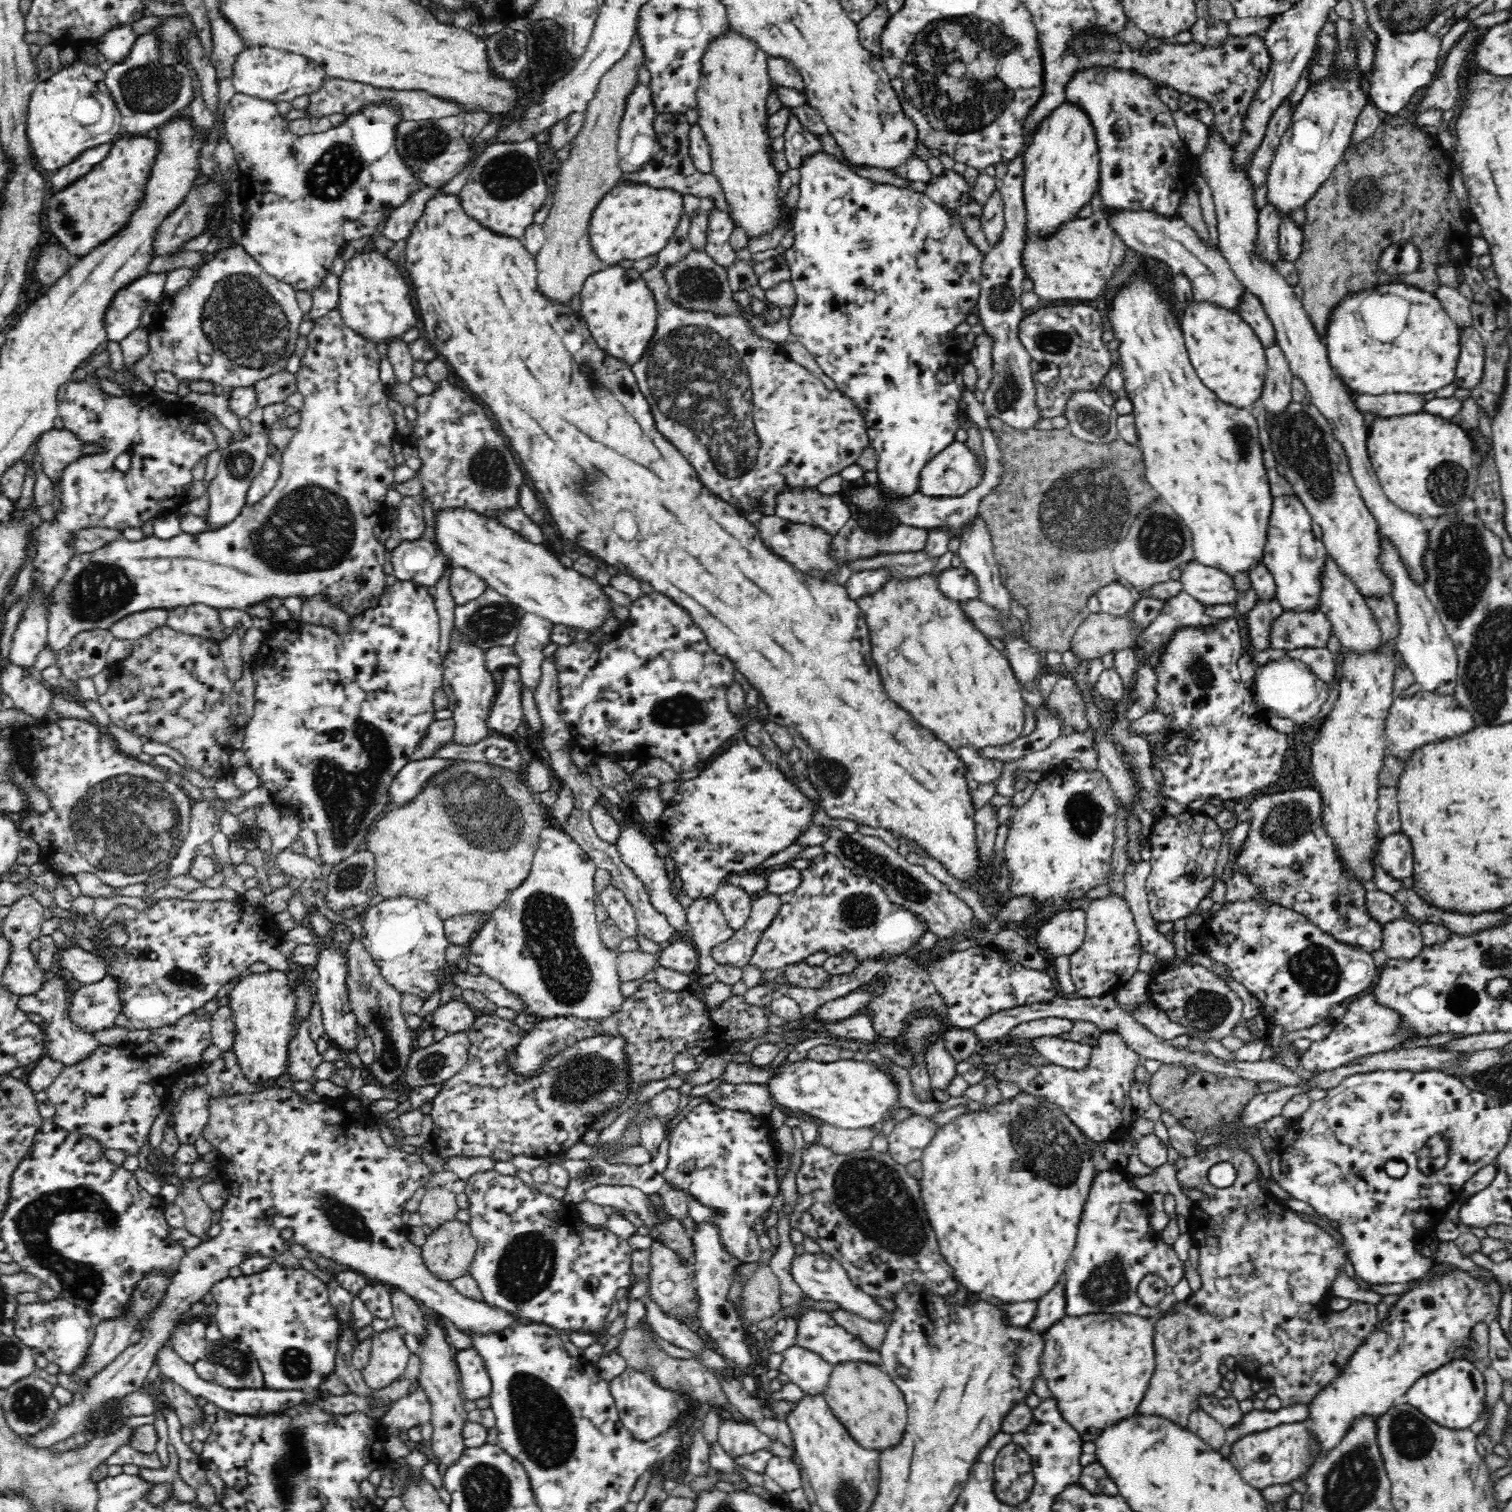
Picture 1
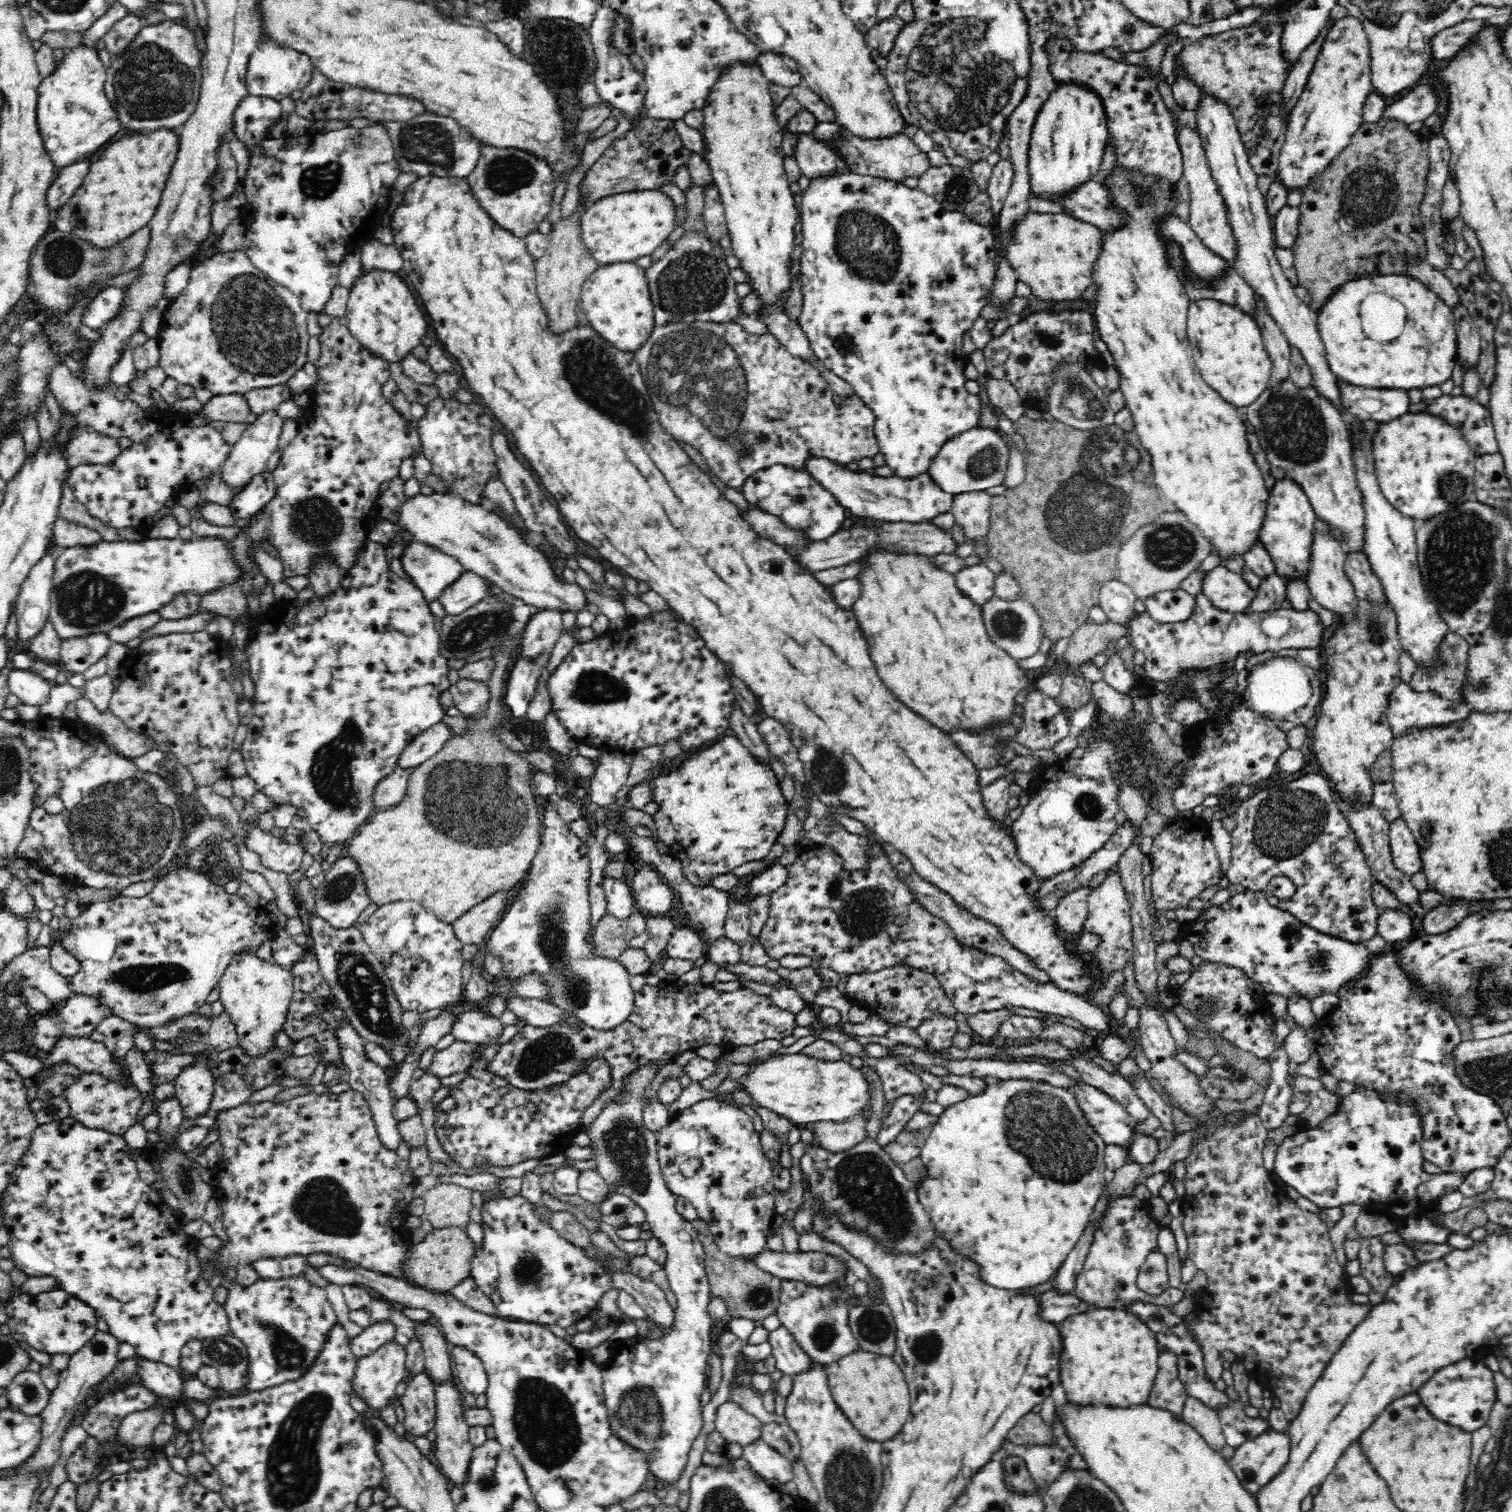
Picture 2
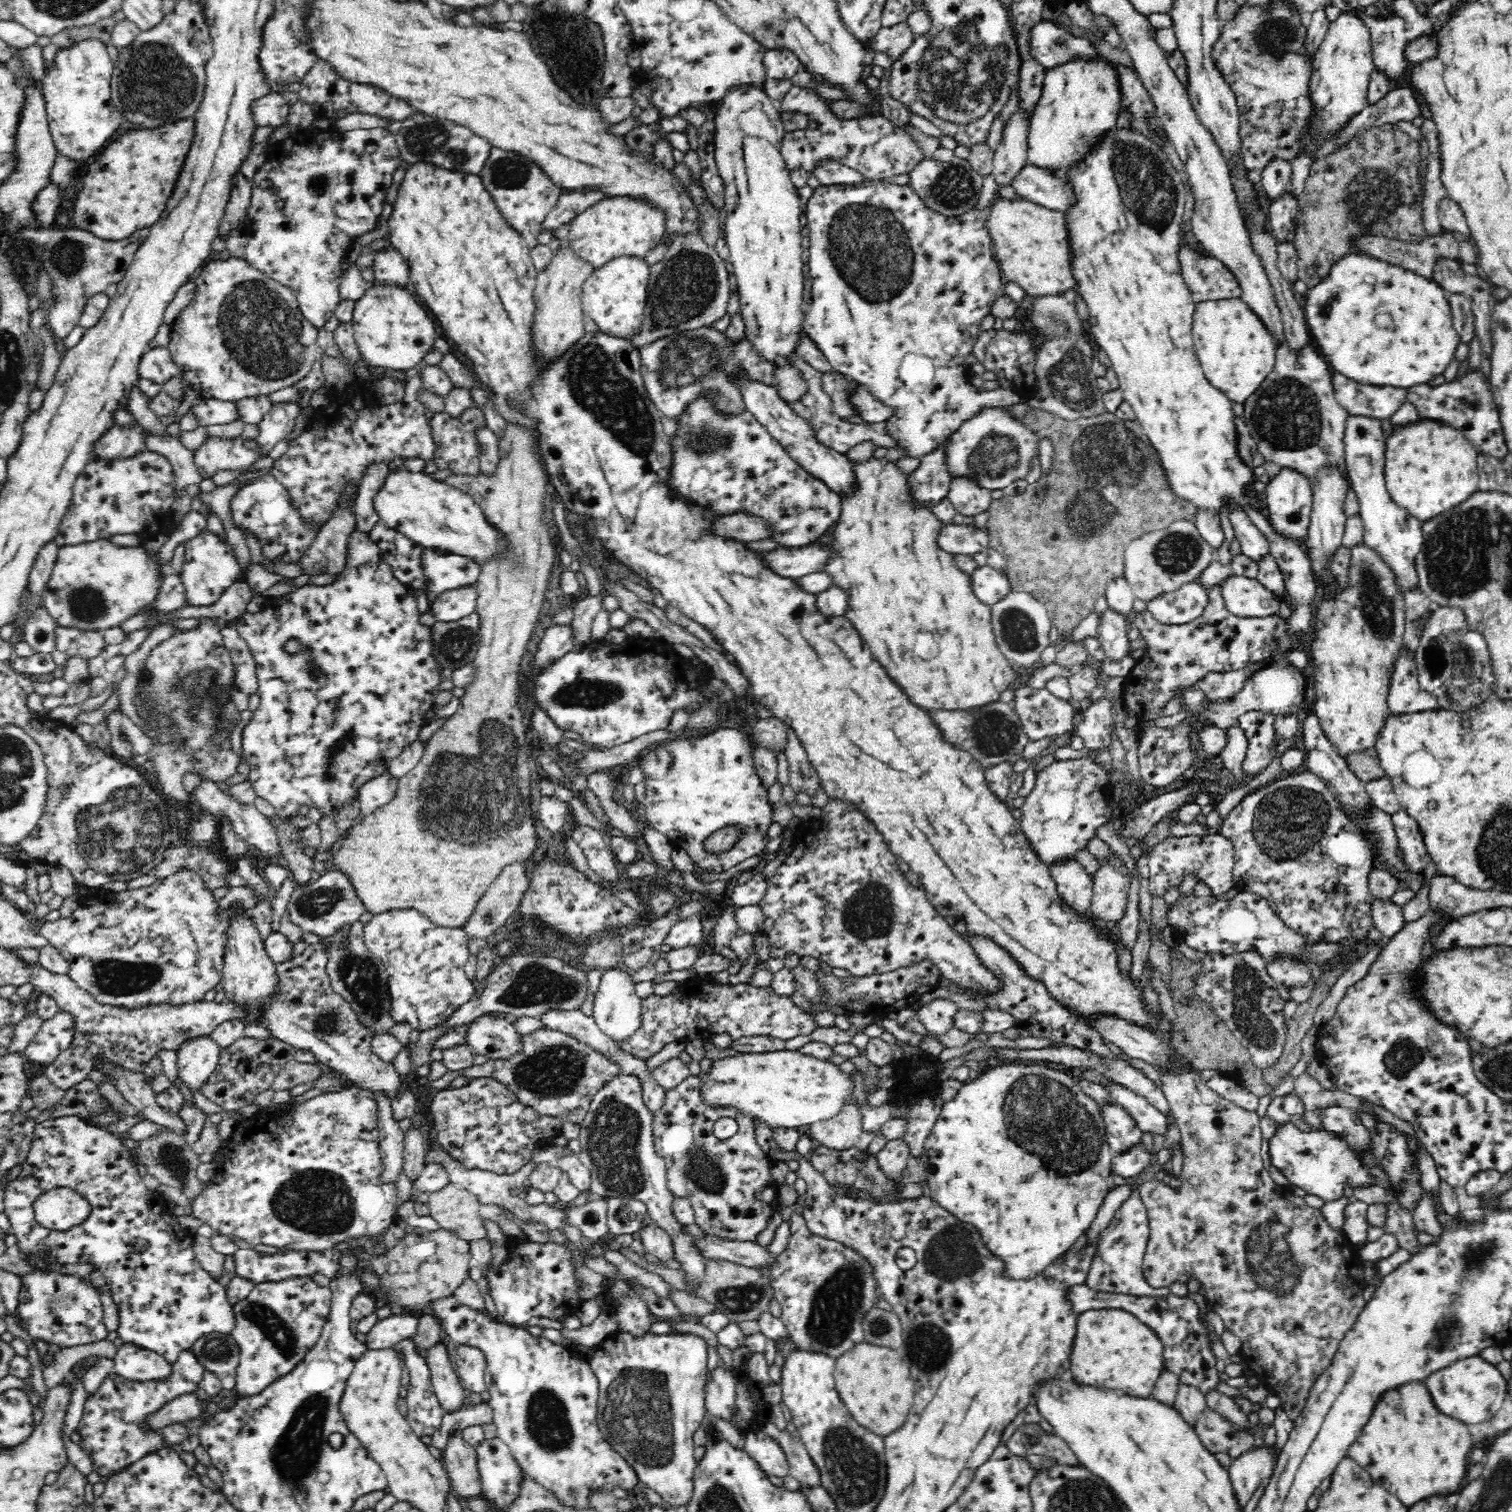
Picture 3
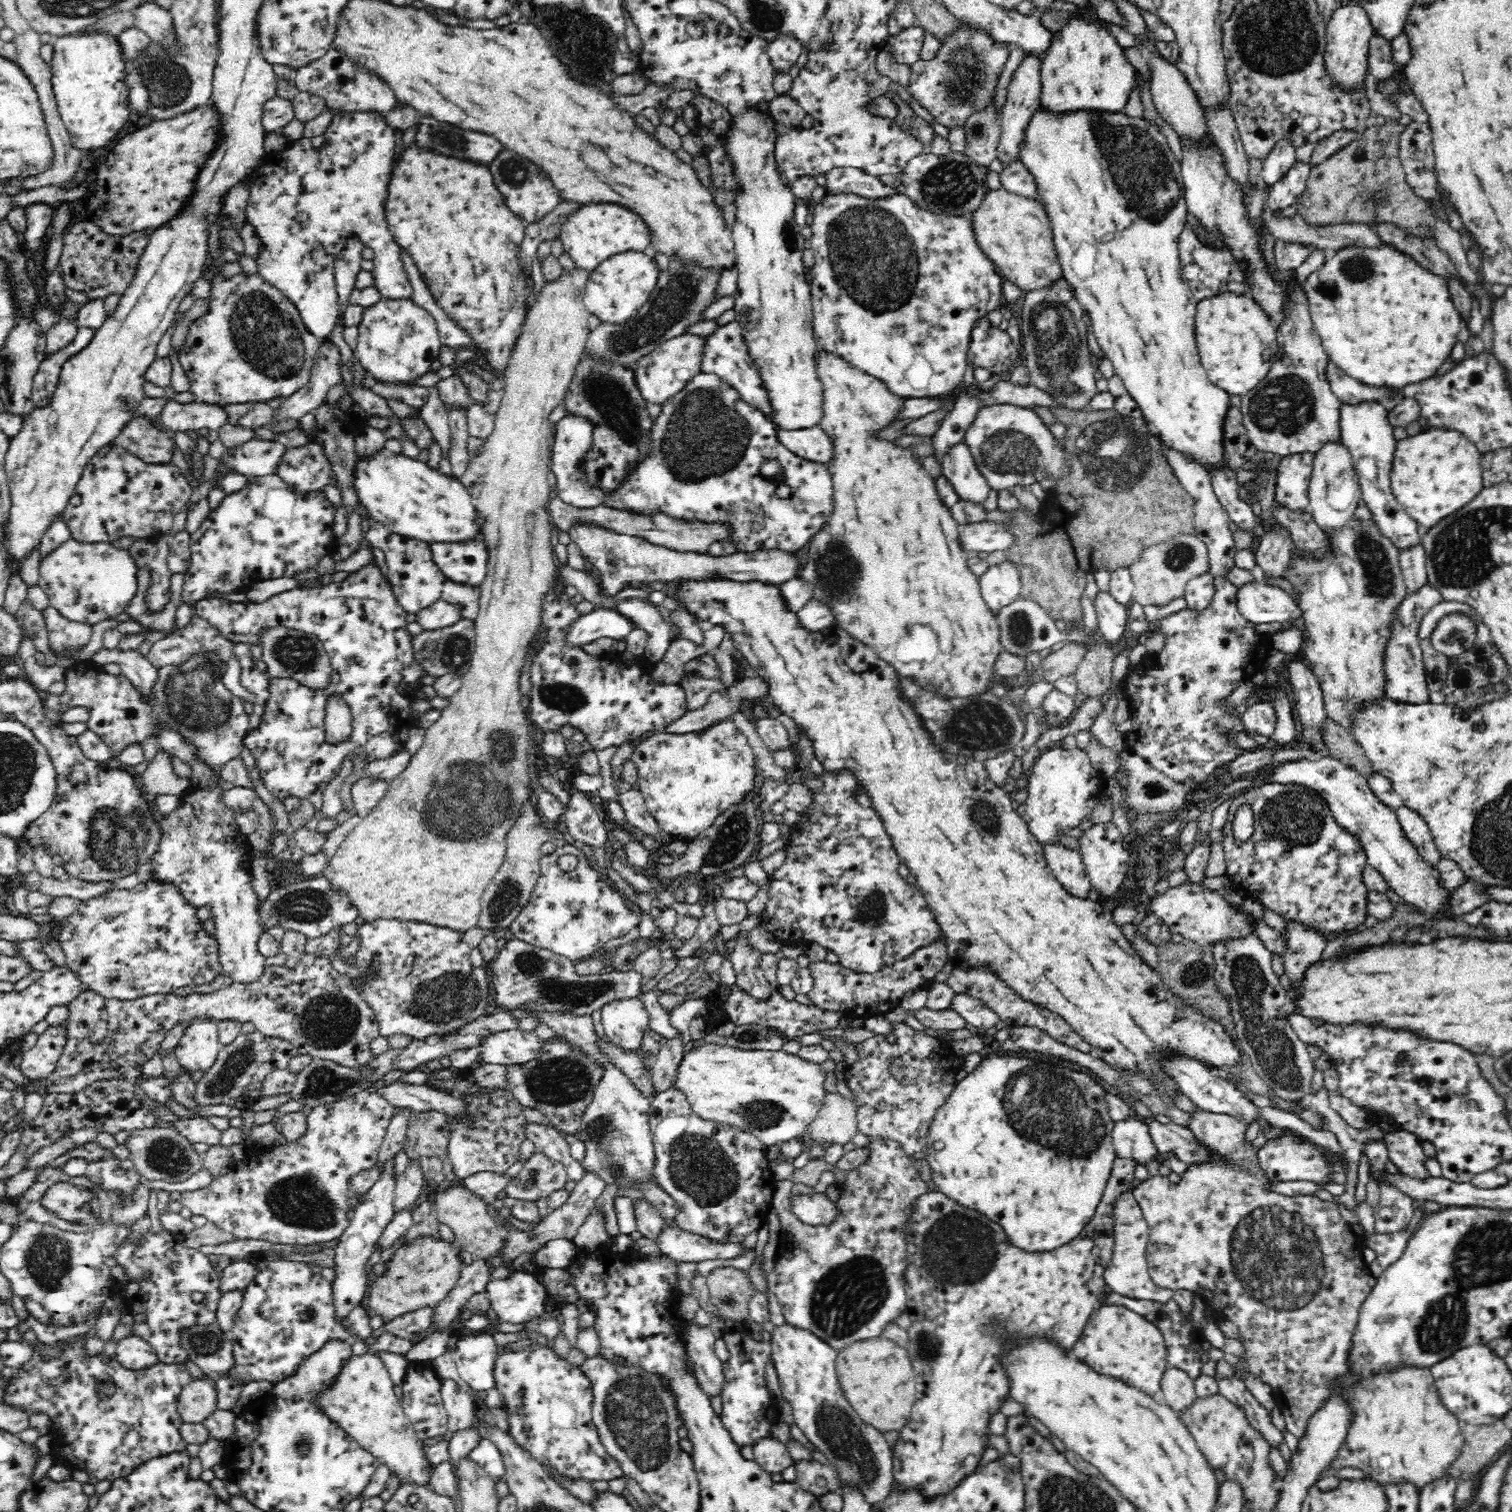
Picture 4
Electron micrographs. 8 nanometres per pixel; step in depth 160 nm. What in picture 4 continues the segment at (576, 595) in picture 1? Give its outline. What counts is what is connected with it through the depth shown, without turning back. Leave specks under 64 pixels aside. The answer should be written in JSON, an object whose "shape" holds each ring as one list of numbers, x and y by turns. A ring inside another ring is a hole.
{"shape":[[384,450,370,454,356,455,351,474,351,486,358,496,358,502,364,506,375,521,379,521,388,531,422,542,462,542,476,536,482,536,476,524,476,508,467,488,452,475,446,476,432,469,425,459,410,458,402,454,384,454]]}

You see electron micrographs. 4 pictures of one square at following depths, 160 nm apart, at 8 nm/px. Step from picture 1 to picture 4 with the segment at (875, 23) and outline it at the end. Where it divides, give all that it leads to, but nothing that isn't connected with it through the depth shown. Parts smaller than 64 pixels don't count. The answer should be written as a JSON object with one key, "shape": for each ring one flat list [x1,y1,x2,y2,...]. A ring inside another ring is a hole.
{"shape":[[916,24,890,36,889,46,894,50,896,63,911,65,919,62,926,38,927,32]]}

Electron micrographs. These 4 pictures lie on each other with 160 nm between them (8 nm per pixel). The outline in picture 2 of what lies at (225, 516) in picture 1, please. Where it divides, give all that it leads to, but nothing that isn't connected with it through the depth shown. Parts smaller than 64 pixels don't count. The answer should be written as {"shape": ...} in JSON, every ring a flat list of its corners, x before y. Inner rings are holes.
{"shape":[[269,410,250,424,244,430,239,440,233,444,230,458,224,462,220,477,226,483,230,483,237,490,237,494,243,489,245,484,250,482,250,479,255,474,262,473,266,468,265,465,268,462,268,458,278,448,278,442,280,442,280,436,282,436,282,428,284,428,284,419,282,416,278,416,276,410]]}

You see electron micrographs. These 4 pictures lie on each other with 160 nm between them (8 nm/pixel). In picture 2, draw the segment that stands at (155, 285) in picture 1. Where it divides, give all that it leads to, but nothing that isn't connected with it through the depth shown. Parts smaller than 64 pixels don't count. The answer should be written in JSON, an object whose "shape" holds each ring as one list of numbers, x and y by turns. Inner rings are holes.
{"shape":[[110,286,98,291,98,294,92,296,90,302,81,310,80,326,100,328,119,311,122,300,124,300,123,288]]}

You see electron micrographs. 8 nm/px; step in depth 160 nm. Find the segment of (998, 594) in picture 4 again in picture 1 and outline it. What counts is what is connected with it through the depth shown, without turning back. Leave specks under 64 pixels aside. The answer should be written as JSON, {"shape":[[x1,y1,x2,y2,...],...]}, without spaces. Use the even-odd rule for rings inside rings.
{"shape":[[965,567,944,570,938,578,938,586,948,595,948,598,961,602,978,599,978,592,980,592,978,581]]}

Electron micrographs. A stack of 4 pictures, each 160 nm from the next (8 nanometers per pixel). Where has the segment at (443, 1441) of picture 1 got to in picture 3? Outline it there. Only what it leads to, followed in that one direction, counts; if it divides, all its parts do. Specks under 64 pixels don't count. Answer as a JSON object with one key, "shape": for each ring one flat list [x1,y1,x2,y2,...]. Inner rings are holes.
{"shape":[[461,1432,450,1438,443,1452,443,1466,460,1500,467,1503,485,1498,475,1448,461,1437]]}

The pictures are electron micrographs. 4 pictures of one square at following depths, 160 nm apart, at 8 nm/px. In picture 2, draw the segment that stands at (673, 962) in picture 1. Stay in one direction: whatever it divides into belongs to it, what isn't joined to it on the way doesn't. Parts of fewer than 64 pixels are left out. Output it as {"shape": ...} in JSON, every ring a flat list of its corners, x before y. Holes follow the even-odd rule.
{"shape":[[682,926,671,934,667,942,666,954,674,958,688,958,701,962,707,956,707,942,698,928]]}

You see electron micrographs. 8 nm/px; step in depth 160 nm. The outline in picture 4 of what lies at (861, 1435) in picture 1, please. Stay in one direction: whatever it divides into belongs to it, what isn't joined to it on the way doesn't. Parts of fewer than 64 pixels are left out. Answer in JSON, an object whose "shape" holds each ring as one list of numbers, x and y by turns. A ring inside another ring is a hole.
{"shape":[[882,1335,856,1339,835,1358,836,1374,848,1402,860,1418,879,1431,900,1431,911,1416,915,1403,916,1381,908,1351]]}

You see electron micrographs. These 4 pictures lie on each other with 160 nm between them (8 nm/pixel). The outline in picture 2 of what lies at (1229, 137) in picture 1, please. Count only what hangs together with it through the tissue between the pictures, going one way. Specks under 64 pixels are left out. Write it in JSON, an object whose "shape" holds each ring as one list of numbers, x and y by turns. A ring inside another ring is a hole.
{"shape":[[1255,21,1251,26,1228,30,1220,34,1203,37,1195,44,1188,44,1182,53,1177,57,1177,62,1184,69,1184,74,1188,74,1196,85,1220,97,1230,105,1232,115,1236,117,1240,136,1243,138,1247,148,1249,164,1257,175,1276,175,1279,166,1279,157,1286,140,1286,130,1288,130,1289,113,1284,109,1285,87,1291,72,1292,62,1283,50,1283,33,1285,24,1264,24]]}

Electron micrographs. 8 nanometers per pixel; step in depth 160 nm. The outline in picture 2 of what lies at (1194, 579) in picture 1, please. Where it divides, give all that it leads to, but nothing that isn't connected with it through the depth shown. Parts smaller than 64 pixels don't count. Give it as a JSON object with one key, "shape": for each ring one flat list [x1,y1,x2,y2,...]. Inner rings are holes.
{"shape":[[1224,565,1209,572,1202,593,1208,595,1216,607,1233,613,1246,613,1256,600,1256,589,1250,587,1241,574,1227,570]]}

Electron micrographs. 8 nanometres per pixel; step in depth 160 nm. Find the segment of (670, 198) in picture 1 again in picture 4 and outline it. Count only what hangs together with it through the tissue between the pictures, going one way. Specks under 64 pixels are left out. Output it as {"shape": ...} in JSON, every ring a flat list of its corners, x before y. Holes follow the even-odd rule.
{"shape":[[580,206,572,211,562,223,559,236,562,240,563,250,580,269,593,271,603,260,619,252,636,251,649,252,648,230,644,230,644,222,636,218,630,210,622,206]]}

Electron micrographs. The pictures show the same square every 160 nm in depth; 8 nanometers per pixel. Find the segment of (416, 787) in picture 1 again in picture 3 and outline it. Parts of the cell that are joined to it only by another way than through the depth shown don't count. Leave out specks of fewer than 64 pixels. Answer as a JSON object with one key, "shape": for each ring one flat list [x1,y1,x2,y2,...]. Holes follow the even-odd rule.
{"shape":[[384,772,368,780,358,788,355,800,360,806,361,817,372,814,377,808,384,807,396,794,398,779]]}

